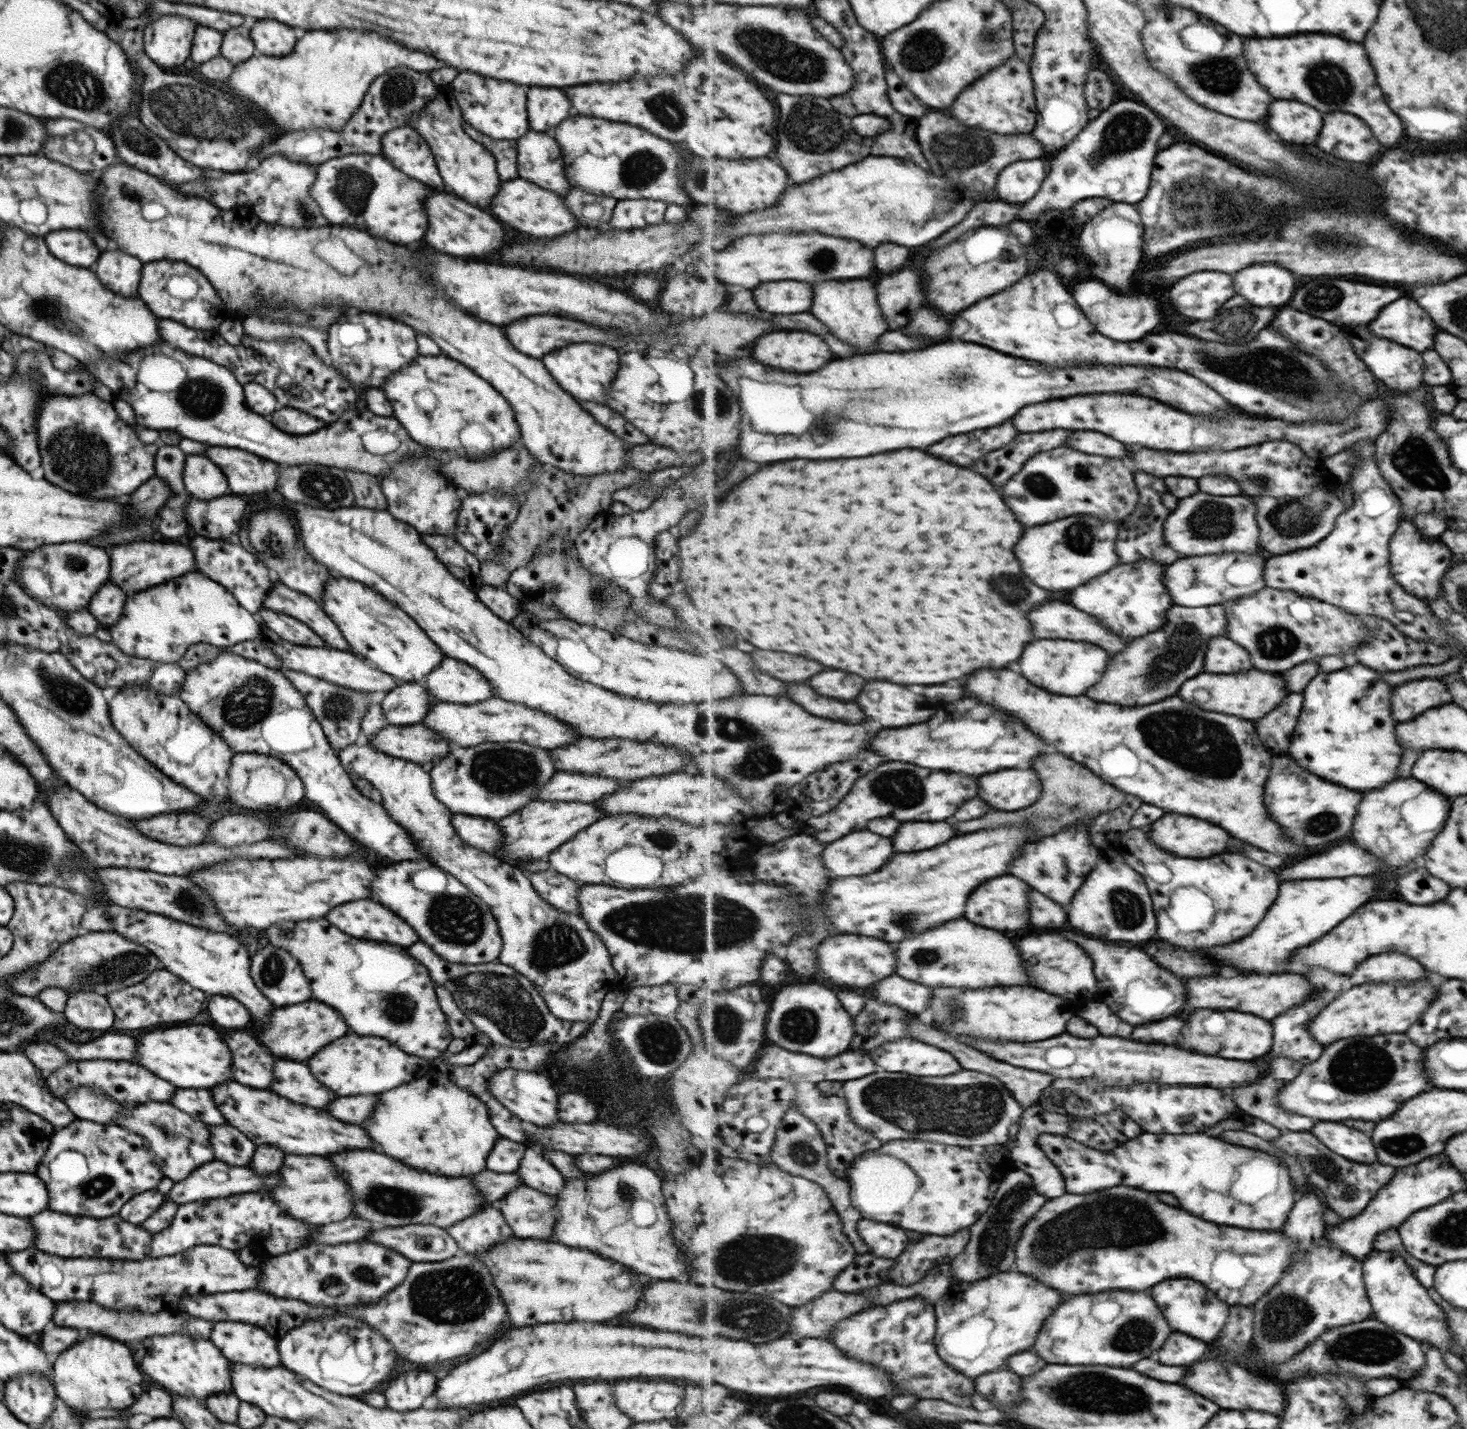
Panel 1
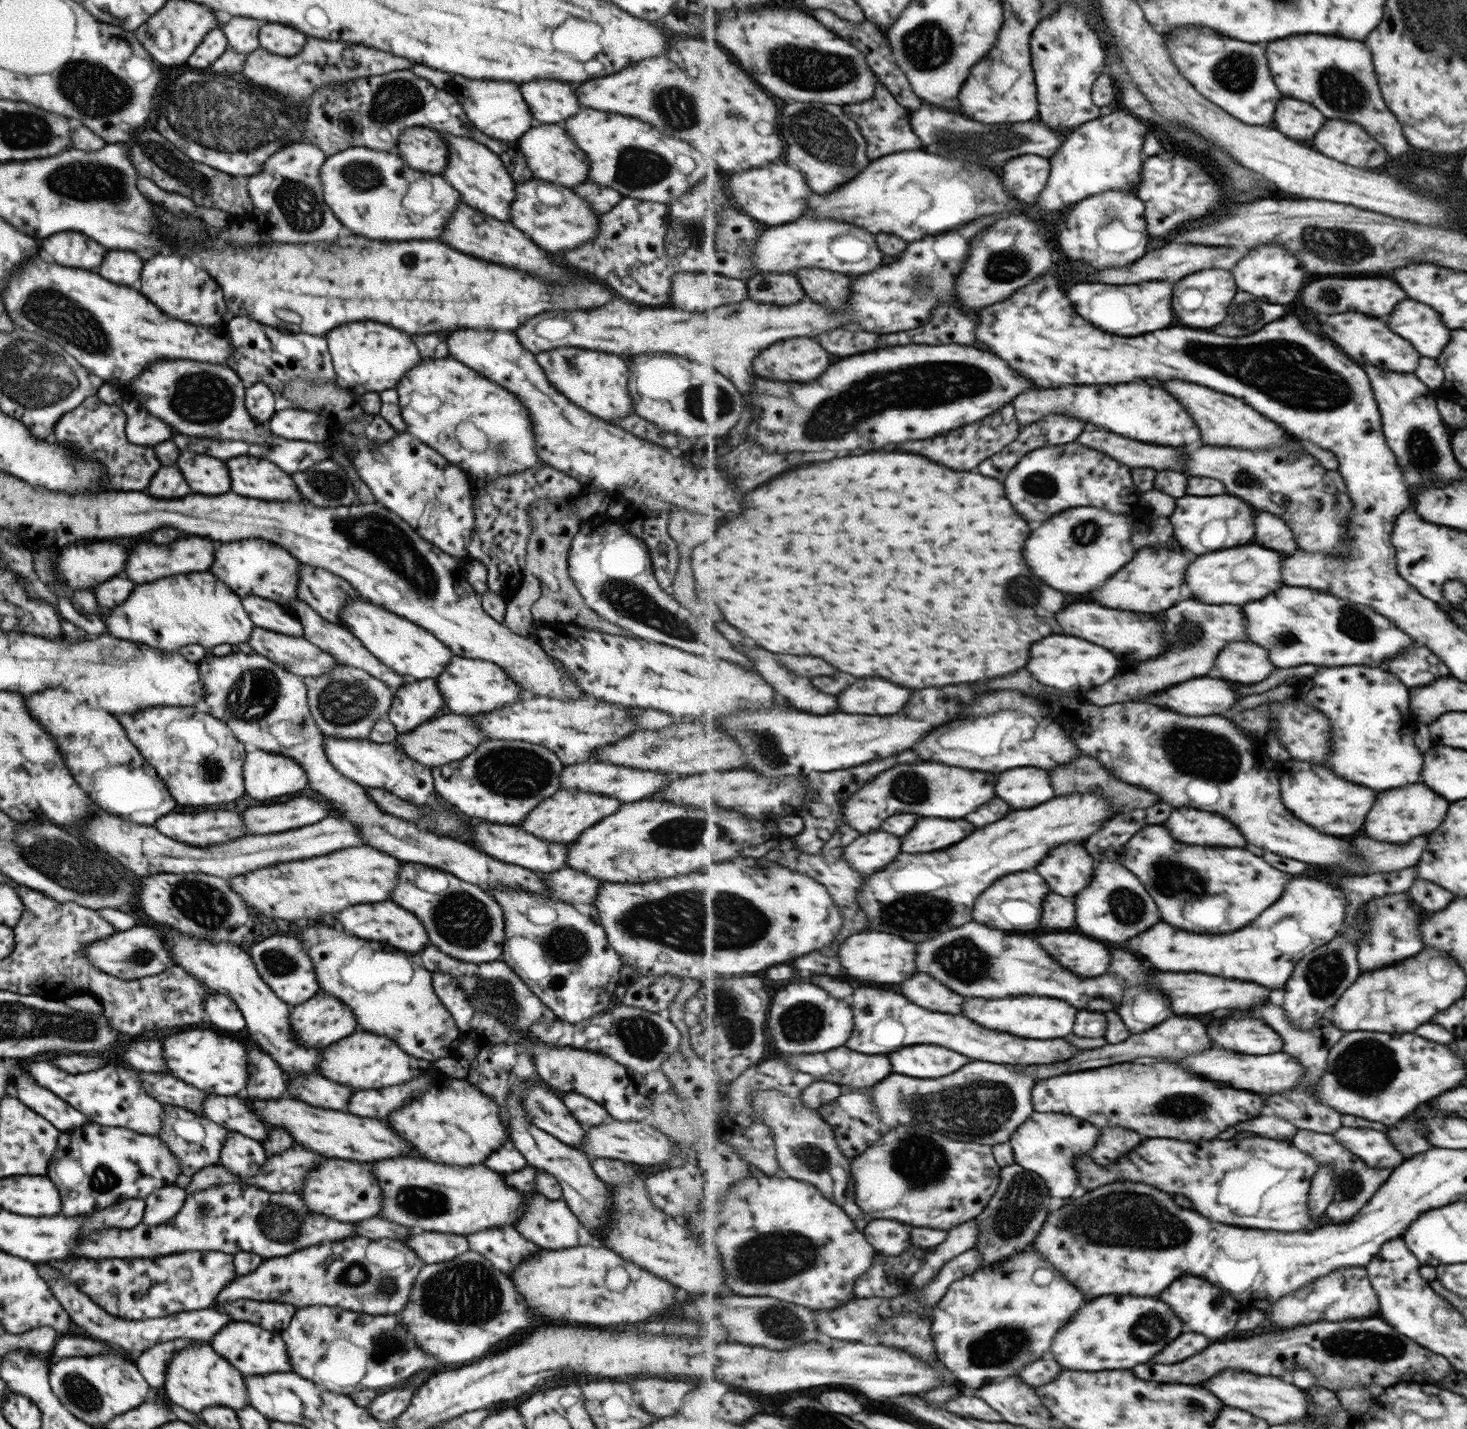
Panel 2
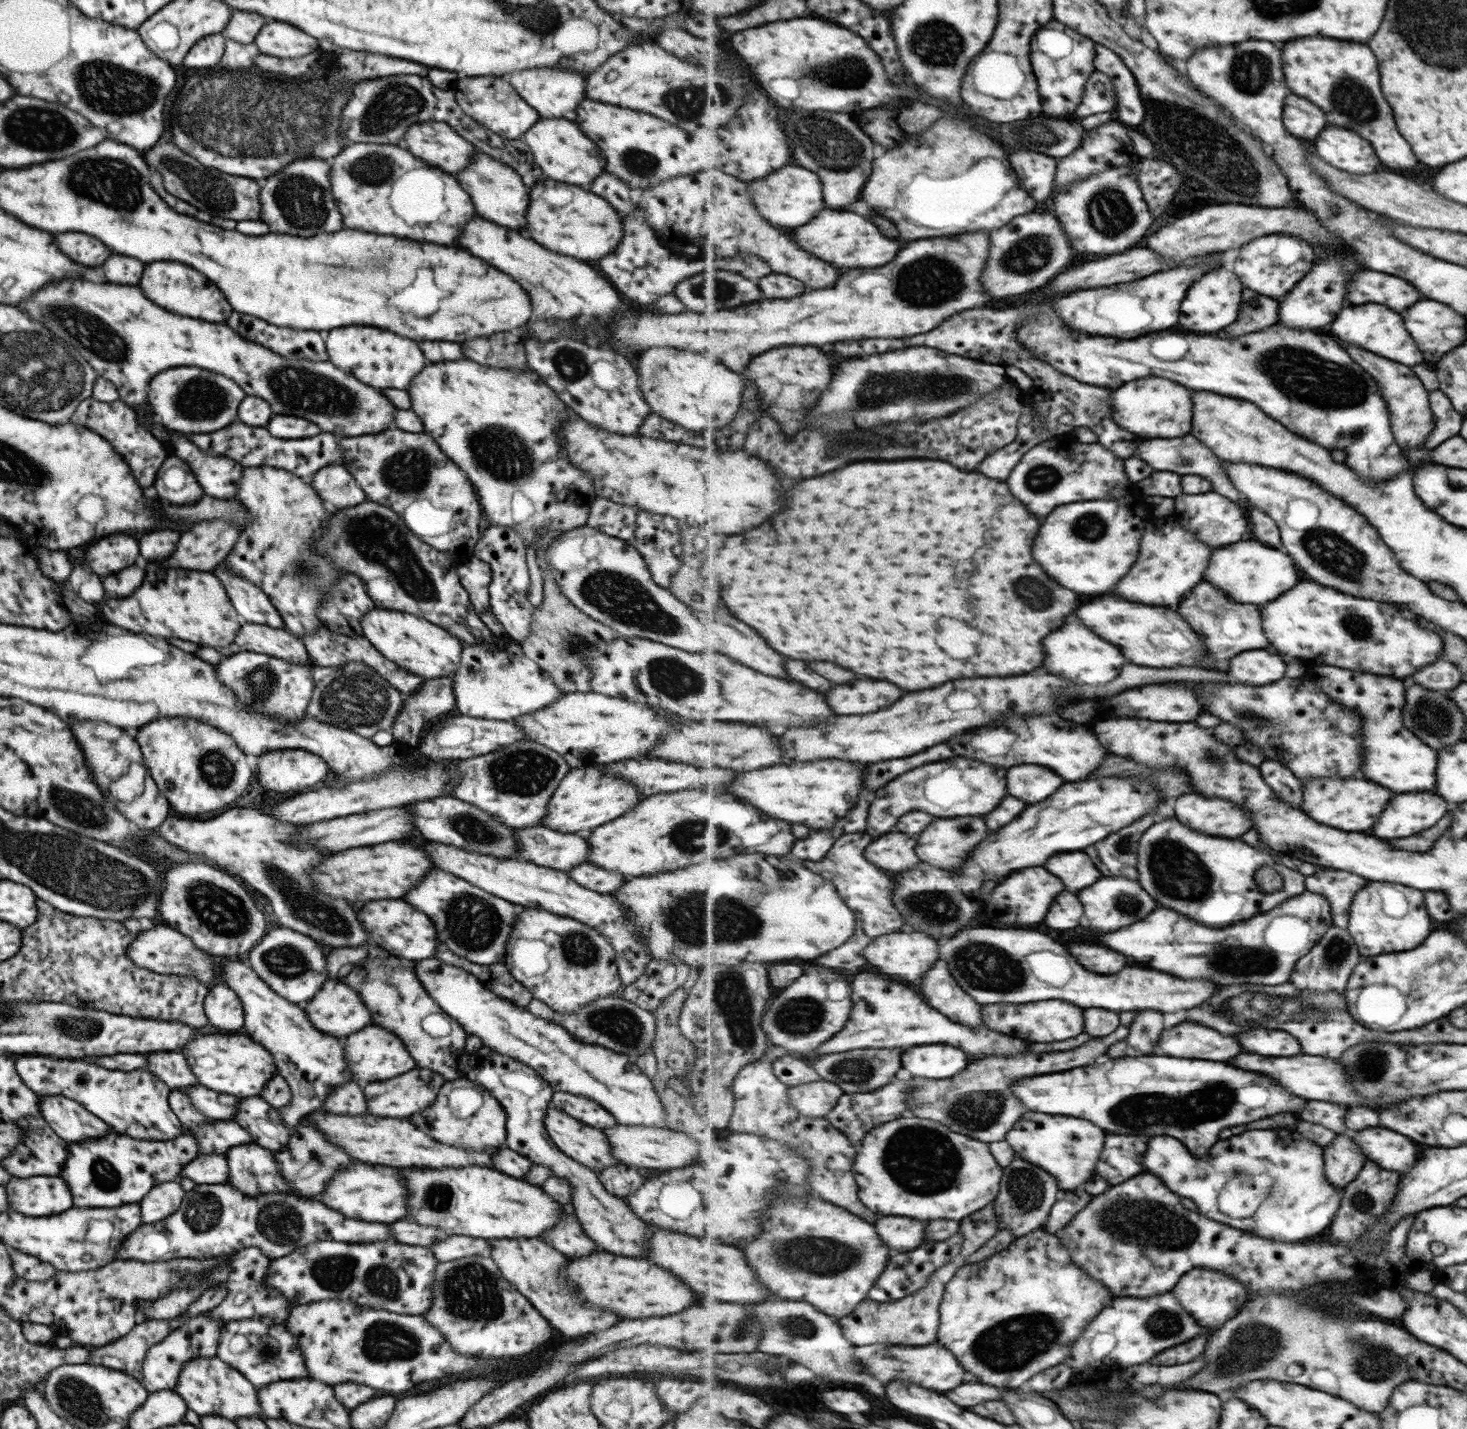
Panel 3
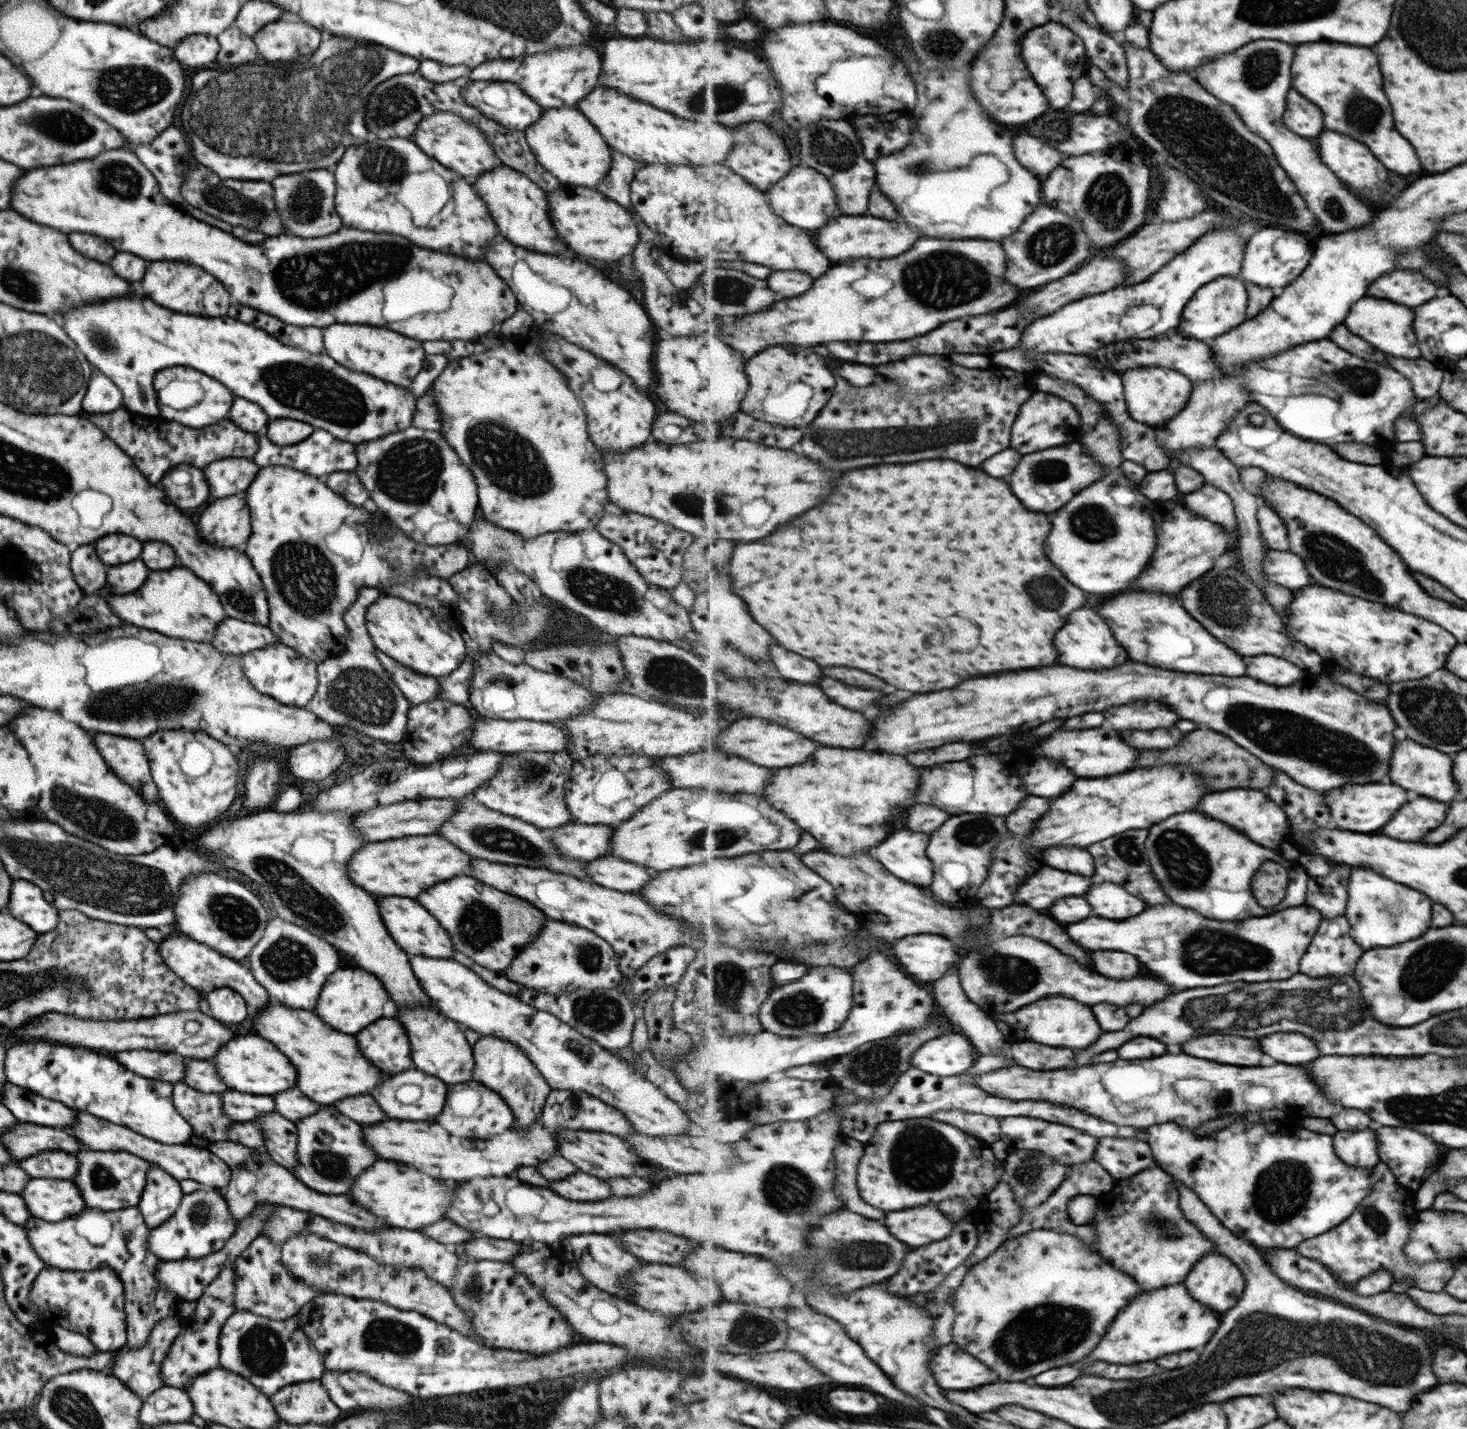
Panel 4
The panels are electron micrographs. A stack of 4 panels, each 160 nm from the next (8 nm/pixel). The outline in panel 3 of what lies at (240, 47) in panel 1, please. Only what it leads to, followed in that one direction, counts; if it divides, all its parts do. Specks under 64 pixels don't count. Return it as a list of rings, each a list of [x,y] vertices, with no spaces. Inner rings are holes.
[[[233,10],[221,34],[239,44],[251,44],[259,29],[268,21],[265,16],[254,12]]]

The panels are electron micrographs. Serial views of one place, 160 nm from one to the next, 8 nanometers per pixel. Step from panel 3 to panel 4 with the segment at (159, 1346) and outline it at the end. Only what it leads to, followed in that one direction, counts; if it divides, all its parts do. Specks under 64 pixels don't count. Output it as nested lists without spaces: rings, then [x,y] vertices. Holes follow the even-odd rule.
[[[232,1260],[203,1289],[203,1294],[196,1300],[196,1306],[192,1314],[182,1319],[184,1330],[177,1333],[177,1338],[171,1342],[169,1352],[166,1353],[163,1360],[160,1360],[158,1373],[160,1382],[163,1385],[184,1388],[198,1374],[203,1374],[205,1371],[220,1366],[217,1342],[225,1319],[229,1318],[229,1315],[235,1310],[233,1304],[233,1282],[235,1282],[235,1271],[233,1271]]]

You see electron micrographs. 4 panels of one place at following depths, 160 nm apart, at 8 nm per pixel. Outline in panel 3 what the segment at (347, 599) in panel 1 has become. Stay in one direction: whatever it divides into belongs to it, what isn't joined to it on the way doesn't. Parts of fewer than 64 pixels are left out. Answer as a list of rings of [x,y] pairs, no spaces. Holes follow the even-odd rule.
[[[373,608],[360,618],[361,634],[379,654],[399,668],[423,679],[447,677],[457,668],[462,644],[446,630],[425,622],[424,618],[386,608]]]

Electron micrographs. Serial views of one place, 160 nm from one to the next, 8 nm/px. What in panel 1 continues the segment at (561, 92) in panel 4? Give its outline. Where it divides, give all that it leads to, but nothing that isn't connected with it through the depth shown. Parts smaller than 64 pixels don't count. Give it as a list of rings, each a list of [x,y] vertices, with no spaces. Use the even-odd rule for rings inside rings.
[[[533,86],[527,92],[527,120],[529,128],[535,132],[557,126],[569,116],[569,110],[567,98],[557,88]]]

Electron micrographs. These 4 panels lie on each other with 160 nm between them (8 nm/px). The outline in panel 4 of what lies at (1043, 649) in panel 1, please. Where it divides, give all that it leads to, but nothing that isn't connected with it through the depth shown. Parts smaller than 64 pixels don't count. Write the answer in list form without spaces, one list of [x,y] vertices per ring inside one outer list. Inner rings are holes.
[[[1081,608],[1077,610],[1077,614],[1071,614],[1071,624],[1067,622],[1065,630],[1057,634],[1057,648],[1059,648],[1059,664],[1081,670],[1115,668],[1129,660],[1127,650],[1115,640],[1109,624],[1093,608]]]

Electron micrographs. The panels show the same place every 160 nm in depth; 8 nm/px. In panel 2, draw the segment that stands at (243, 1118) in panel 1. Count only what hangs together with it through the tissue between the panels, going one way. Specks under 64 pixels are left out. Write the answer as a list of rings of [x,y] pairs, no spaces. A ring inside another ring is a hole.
[[[247,1096],[246,1104],[250,1106],[250,1112],[260,1120],[264,1120],[271,1129],[275,1126],[287,1128],[289,1136],[295,1144],[301,1144],[303,1148],[309,1148],[317,1154],[323,1154],[327,1158],[343,1158],[343,1160],[361,1160],[361,1162],[373,1162],[393,1156],[407,1156],[409,1146],[401,1142],[391,1128],[387,1128],[383,1122],[373,1118],[357,1118],[345,1112],[337,1110],[323,1110],[307,1106],[305,1102],[279,1098],[279,1100],[259,1100]]]

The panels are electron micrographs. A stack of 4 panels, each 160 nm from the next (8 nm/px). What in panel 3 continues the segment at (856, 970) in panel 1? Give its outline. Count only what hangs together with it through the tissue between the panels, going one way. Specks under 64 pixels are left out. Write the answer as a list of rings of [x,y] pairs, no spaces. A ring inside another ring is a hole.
[[[905,932],[885,934],[866,946],[864,952],[867,970],[879,970],[889,977],[919,982],[917,978],[923,978],[925,972],[931,970],[931,966],[939,960],[939,948],[942,940],[931,938],[927,934],[919,934],[919,932],[913,932],[913,934],[905,934]]]

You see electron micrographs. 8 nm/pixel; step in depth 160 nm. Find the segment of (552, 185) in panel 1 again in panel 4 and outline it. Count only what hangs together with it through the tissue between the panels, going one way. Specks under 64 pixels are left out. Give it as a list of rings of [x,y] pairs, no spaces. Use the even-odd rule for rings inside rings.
[[[575,107],[544,109],[541,118],[524,129],[524,138],[531,148],[535,160],[553,174],[559,182],[569,182],[575,186],[593,186],[605,176],[612,158],[611,149],[603,137],[595,130],[587,118]]]

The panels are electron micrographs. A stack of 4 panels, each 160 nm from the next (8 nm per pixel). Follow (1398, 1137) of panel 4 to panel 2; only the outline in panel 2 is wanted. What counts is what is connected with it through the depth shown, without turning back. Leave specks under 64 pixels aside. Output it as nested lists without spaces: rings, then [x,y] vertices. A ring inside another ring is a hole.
[[[1342,1126],[1333,1133],[1333,1136],[1371,1167],[1393,1169],[1403,1160],[1399,1156],[1400,1151],[1392,1145],[1391,1138],[1388,1138],[1384,1129],[1379,1126],[1375,1128]]]

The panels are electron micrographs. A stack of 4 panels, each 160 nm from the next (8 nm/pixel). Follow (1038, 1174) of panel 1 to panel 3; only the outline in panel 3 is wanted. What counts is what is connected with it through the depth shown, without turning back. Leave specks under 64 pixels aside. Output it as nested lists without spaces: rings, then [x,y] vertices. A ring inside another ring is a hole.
[[[1029,1111],[1007,1133],[1006,1141],[1020,1158],[1052,1174],[1061,1189],[1073,1191],[1081,1188],[1096,1173],[1107,1133],[1087,1119]]]

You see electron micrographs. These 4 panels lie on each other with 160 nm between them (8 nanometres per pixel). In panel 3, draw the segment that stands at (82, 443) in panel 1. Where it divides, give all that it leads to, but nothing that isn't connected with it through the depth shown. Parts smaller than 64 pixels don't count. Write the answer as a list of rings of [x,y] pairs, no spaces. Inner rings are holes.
[[[91,397],[84,398],[77,404],[68,422],[98,434],[111,444],[111,448],[130,468],[135,482],[144,490],[151,491],[160,464],[172,453],[170,445],[157,440],[148,429],[138,422],[133,408],[128,407],[119,399],[106,403]]]

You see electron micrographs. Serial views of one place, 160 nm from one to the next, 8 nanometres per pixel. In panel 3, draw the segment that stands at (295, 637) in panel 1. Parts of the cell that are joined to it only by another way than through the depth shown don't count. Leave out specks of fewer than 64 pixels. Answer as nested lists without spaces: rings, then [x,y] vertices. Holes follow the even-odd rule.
[[[224,561],[214,566],[209,573],[213,573],[220,580],[235,612],[243,617],[245,622],[275,629],[284,628],[280,614],[274,609],[267,595],[252,582],[235,576]]]

